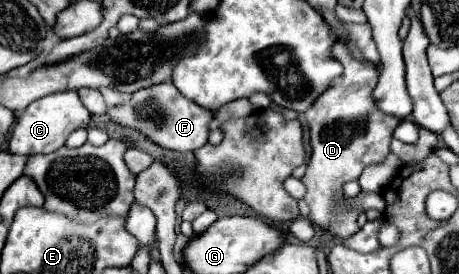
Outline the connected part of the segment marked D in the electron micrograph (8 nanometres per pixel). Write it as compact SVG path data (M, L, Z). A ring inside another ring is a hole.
M336 41L332 53L338 61L342 61L344 73L336 79L336 83L328 87L328 93L322 93L316 99L316 105L312 105L312 109L306 111L312 157L302 181L308 189L304 197L304 201L310 207L308 221L318 227L328 227L334 231L336 237L344 239L358 231L358 223L356 223L358 213L348 211L344 215L332 215L334 197L340 197L342 185L346 181L358 179L366 165L384 161L384 157L390 151L392 133L400 121L396 117L388 117L380 113L372 101L372 89L376 87L380 75L378 67L356 61L348 53L344 41Z

